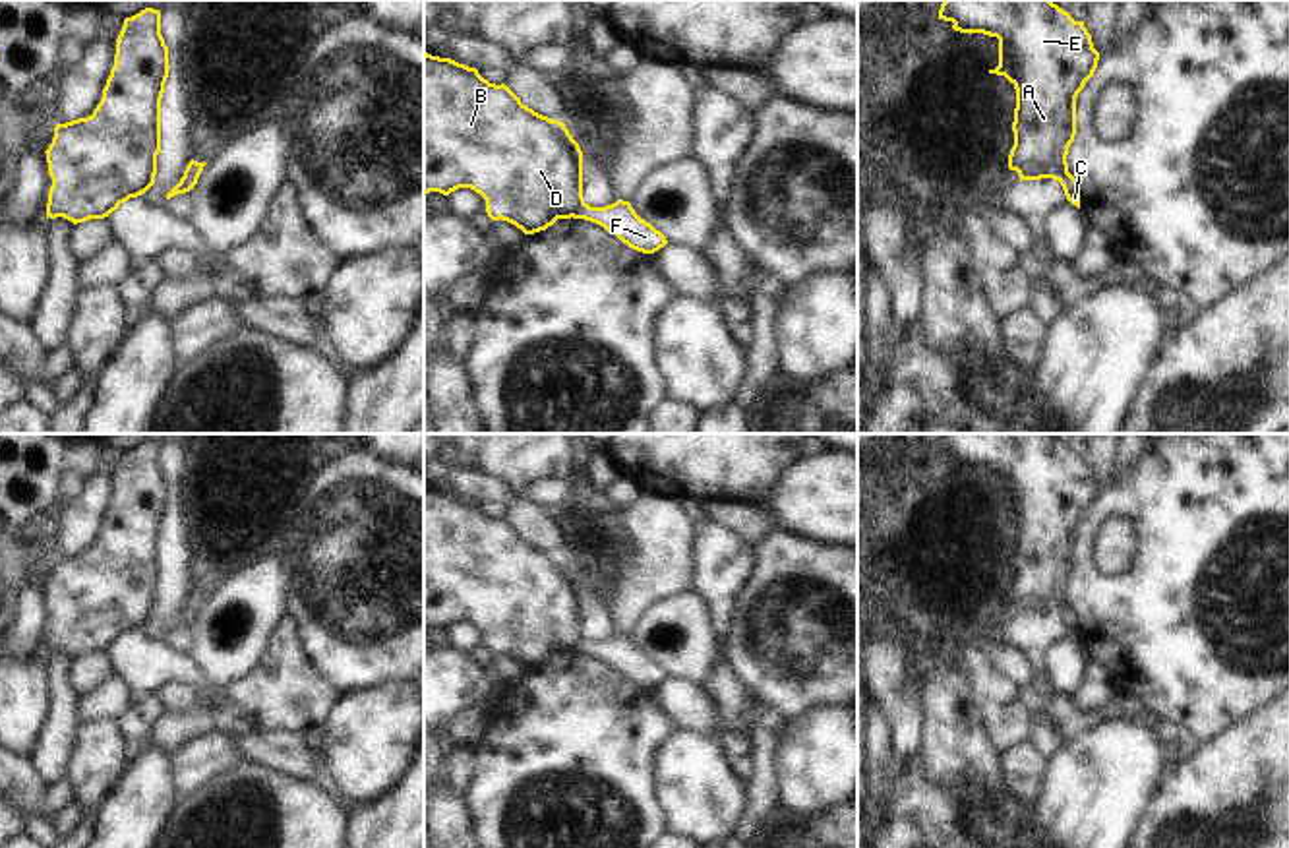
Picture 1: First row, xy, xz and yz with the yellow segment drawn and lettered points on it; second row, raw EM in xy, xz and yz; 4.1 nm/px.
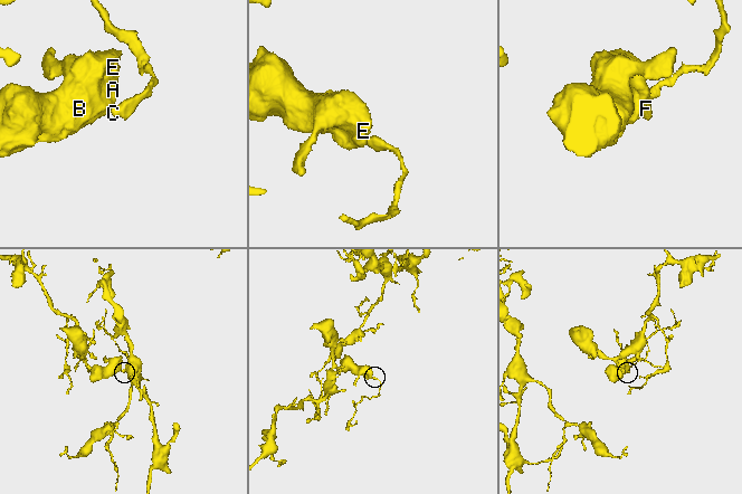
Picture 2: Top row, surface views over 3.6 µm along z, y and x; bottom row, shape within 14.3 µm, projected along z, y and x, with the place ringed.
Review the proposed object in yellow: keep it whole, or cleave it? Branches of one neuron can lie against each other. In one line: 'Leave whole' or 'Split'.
Split.

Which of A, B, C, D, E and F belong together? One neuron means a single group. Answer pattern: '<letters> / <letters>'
A B D E / C F

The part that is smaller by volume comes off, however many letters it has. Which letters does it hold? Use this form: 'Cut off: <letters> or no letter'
Cut off: C, F.

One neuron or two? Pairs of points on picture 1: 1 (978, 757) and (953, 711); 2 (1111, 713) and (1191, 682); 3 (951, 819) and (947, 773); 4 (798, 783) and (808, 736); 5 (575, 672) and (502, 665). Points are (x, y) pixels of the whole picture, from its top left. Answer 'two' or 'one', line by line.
1: one
2: two
3: two
4: one
5: two

